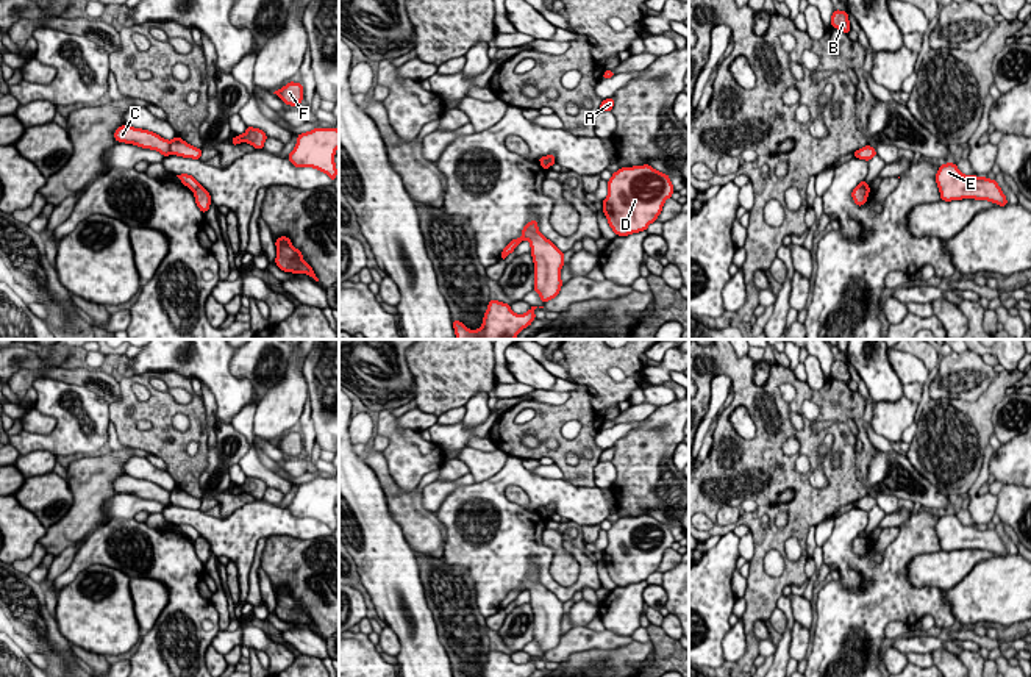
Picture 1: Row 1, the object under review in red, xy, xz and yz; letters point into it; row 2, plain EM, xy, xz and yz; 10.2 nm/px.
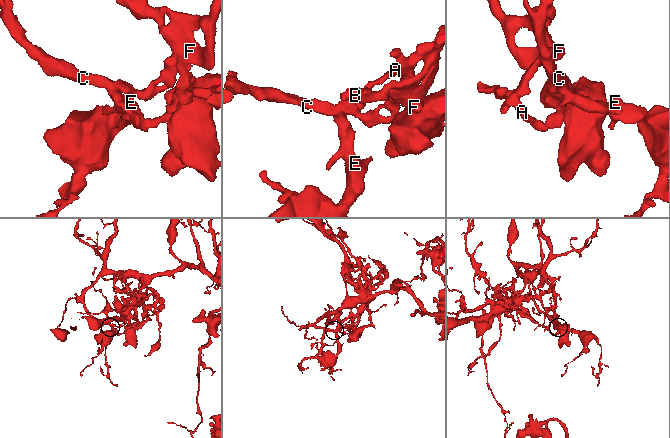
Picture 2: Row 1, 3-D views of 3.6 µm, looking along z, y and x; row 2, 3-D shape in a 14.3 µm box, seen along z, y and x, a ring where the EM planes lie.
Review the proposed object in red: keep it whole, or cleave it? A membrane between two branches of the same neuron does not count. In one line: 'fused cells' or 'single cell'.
fused cells

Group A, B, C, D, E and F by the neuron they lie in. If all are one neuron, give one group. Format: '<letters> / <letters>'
A B F / C D E

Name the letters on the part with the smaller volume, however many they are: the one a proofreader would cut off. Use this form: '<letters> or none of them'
A, B, F

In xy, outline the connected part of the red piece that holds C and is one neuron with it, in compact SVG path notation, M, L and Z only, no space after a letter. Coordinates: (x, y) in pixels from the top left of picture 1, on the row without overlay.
M122 475L114 482L114 489L117 493L125 493L125 494L142 497L142 499L156 500L162 507L172 505L170 491L148 480Z

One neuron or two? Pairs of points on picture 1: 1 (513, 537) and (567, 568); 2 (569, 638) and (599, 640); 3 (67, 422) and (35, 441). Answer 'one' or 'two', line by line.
1: two
2: one
3: one

